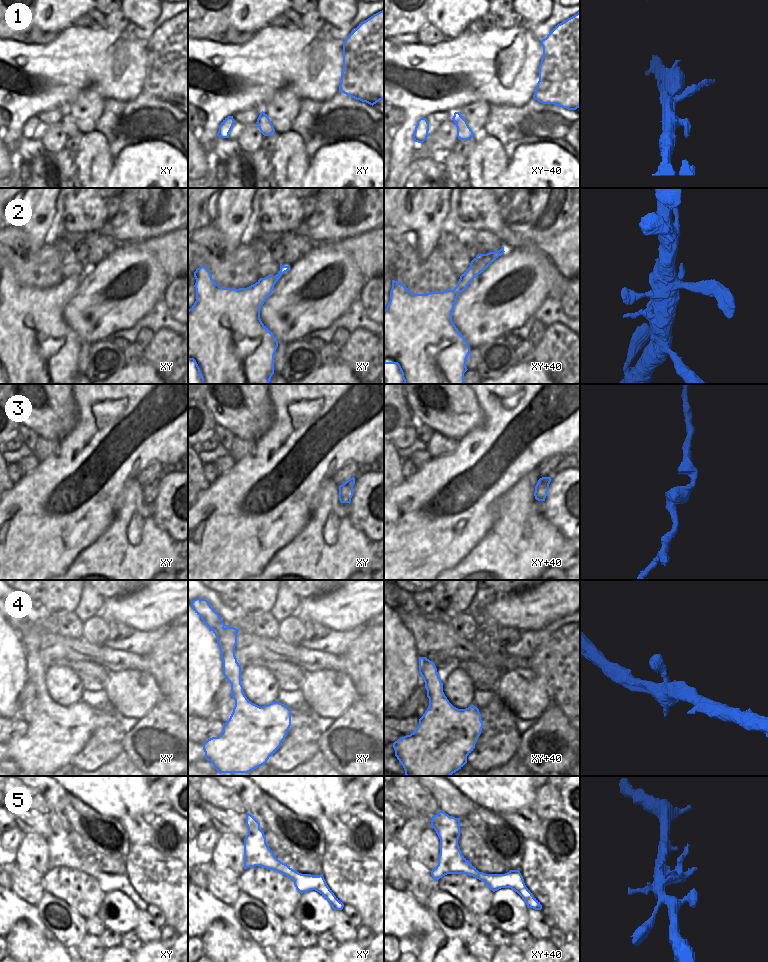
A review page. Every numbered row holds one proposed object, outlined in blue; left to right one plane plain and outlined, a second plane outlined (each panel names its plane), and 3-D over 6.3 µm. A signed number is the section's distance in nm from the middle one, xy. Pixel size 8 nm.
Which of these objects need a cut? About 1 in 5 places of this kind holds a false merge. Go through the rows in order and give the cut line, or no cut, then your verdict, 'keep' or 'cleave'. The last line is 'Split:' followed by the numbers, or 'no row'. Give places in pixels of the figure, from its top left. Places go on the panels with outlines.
1: no cut | keep
2: no cut | keep
3: no cut | keep
4: no cut | keep
5: no cut | keep
Split: no row

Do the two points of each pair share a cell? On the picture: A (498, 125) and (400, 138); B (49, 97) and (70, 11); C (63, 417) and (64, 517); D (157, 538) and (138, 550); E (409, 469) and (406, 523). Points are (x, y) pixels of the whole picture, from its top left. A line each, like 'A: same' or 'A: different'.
A: different
B: different
C: different
D: same
E: different

